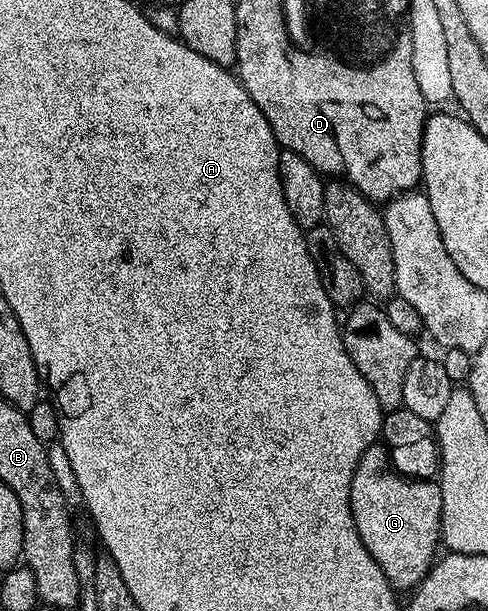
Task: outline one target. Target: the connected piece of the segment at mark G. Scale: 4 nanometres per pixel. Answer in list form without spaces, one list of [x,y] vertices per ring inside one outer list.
[[[377,443],[361,455],[354,467],[350,511],[366,551],[370,551],[374,563],[382,567],[393,589],[415,590],[432,570],[438,557],[436,548],[442,545],[442,491],[439,484],[432,479],[403,477],[392,468],[387,449]]]

